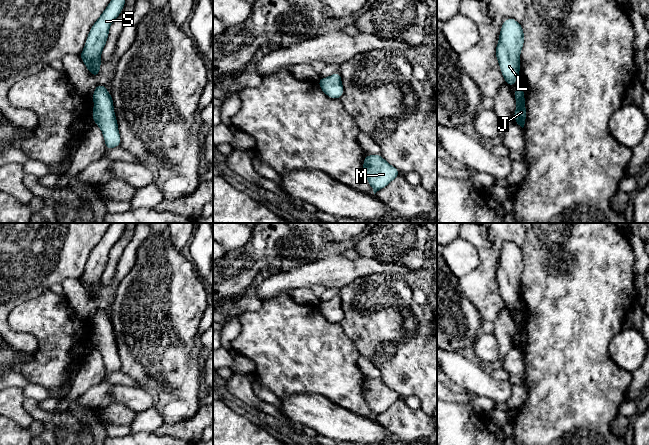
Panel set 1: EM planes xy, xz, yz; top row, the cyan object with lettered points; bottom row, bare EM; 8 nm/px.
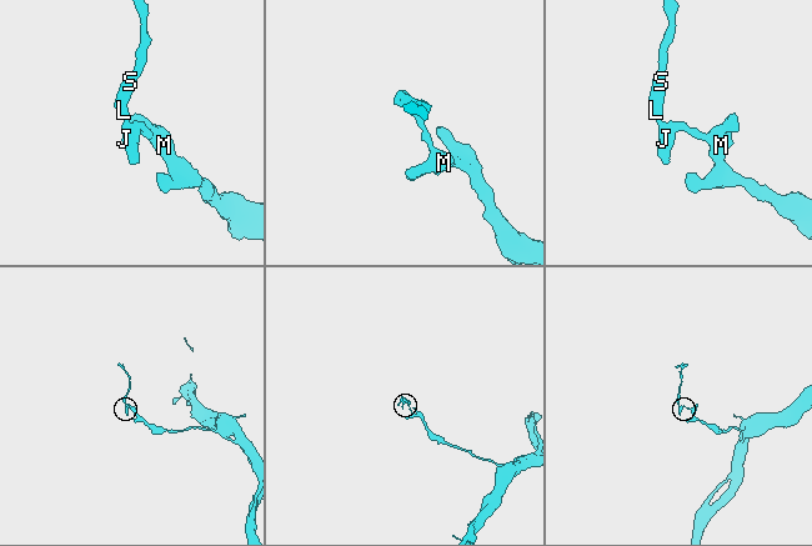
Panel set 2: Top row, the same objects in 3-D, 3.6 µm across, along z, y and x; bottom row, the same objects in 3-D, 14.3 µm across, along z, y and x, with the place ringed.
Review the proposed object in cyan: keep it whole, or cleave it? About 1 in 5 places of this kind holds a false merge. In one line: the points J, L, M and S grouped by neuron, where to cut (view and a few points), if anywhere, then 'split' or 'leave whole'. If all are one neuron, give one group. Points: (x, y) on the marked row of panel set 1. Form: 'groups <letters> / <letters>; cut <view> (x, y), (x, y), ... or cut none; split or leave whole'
groups J L M S; cut none; leave whole

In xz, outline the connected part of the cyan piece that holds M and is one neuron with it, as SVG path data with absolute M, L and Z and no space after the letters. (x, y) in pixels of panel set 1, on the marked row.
M380 154L365 155L363 171L374 194L401 175L400 171L385 161Z

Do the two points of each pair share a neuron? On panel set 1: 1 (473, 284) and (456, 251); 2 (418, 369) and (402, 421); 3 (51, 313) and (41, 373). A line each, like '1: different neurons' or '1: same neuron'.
1: different neurons
2: different neurons
3: same neuron

